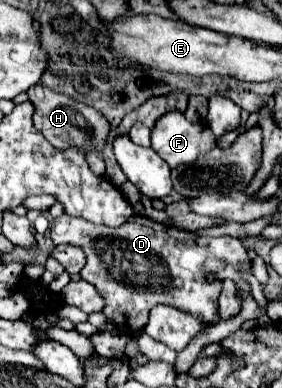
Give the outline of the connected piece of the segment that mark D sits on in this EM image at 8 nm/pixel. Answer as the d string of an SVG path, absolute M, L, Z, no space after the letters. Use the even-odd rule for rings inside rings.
M62 215L52 221L50 227L50 237L54 245L76 245L84 251L86 255L86 265L80 271L80 277L88 281L90 285L96 287L96 291L104 299L104 309L102 313L114 323L114 327L126 335L140 335L140 331L148 323L148 313L156 305L168 305L178 311L184 311L188 315L194 315L202 321L204 329L216 325L220 321L218 313L218 291L220 291L220 281L232 279L236 283L236 297L242 303L246 297L252 295L250 283L244 279L242 273L252 273L252 261L236 237L200 237L196 233L182 231L178 227L168 227L162 223L152 221L150 217L144 215L132 215L124 225L120 227L106 227L98 225L92 221L86 221L82 217L70 217ZM214 273L216 283L208 283L206 275Z

